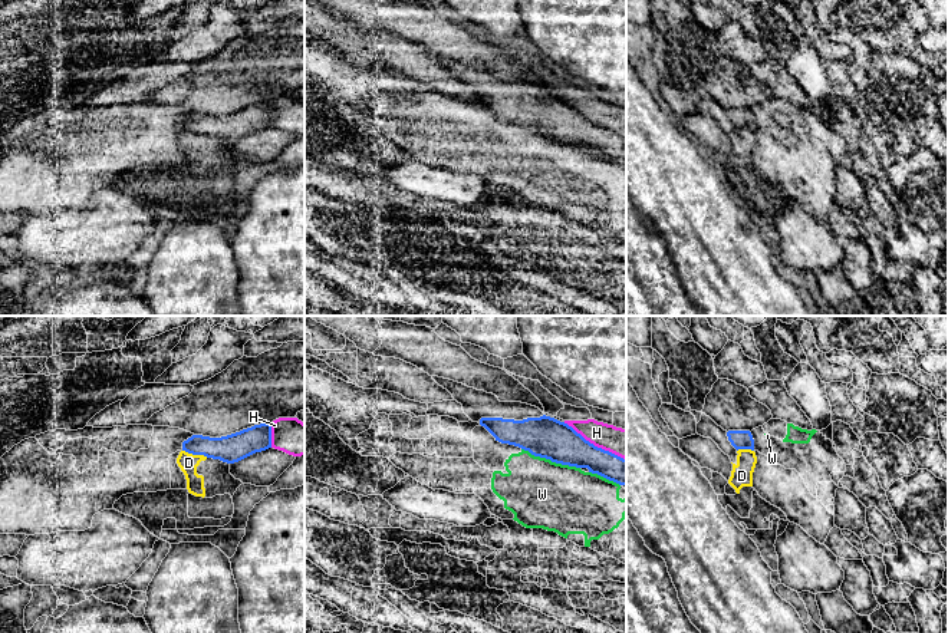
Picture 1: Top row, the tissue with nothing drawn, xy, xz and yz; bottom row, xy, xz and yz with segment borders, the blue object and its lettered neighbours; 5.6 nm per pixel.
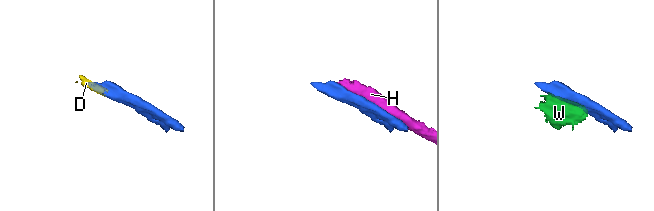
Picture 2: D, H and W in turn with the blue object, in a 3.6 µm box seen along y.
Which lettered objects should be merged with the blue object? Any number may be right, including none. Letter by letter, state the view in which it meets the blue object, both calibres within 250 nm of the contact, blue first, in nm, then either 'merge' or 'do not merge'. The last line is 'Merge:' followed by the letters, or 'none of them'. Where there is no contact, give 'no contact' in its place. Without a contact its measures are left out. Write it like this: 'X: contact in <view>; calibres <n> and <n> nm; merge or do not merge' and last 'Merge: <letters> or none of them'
D: contact in xy; calibres 160 and 110 nm; do not merge
H: contact in xz; calibres 220 and 160 nm; do not merge
W: contact in xz; calibres 240 and 380 nm; do not merge
Merge: none of them

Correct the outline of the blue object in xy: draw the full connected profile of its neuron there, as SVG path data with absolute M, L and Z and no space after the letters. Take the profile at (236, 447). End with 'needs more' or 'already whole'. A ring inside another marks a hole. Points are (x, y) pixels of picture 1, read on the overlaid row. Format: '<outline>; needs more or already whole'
M270 423L254 425L221 438L192 435L182 442L182 451L188 454L204 455L227 464L238 462L269 448L271 448Z; already whole

